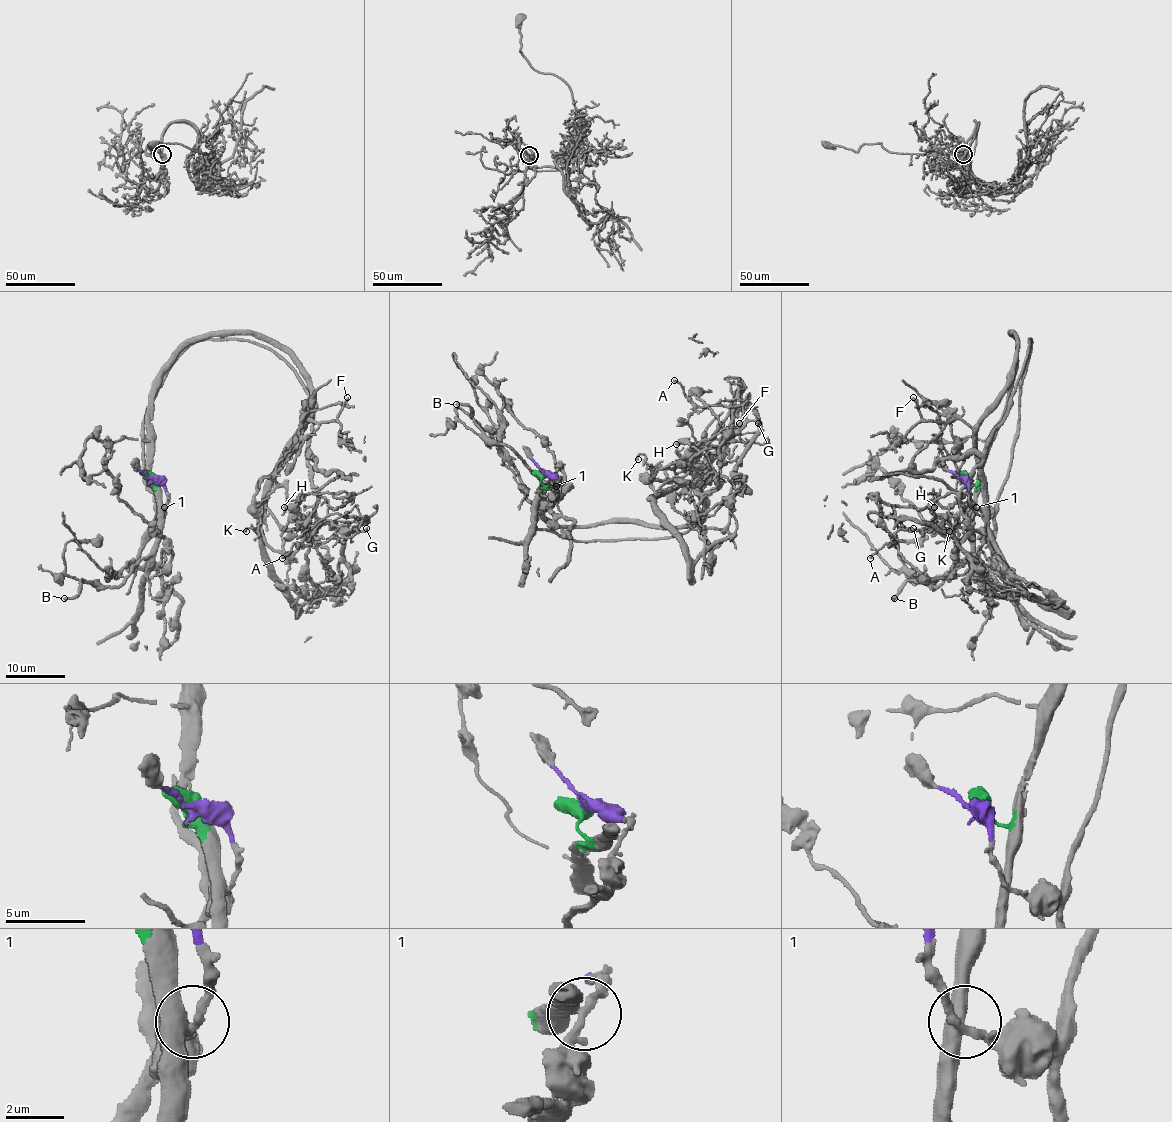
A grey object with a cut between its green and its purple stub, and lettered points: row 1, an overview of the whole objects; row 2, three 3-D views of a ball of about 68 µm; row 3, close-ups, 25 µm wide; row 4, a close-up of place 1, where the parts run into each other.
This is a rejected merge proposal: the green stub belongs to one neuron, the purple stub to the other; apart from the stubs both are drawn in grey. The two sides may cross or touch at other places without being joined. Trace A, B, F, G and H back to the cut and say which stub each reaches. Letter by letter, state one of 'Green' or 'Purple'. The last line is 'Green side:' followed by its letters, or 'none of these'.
A: Purple
B: Green
F: Green
G: Green
H: Green
Green side: B, F, G, H

